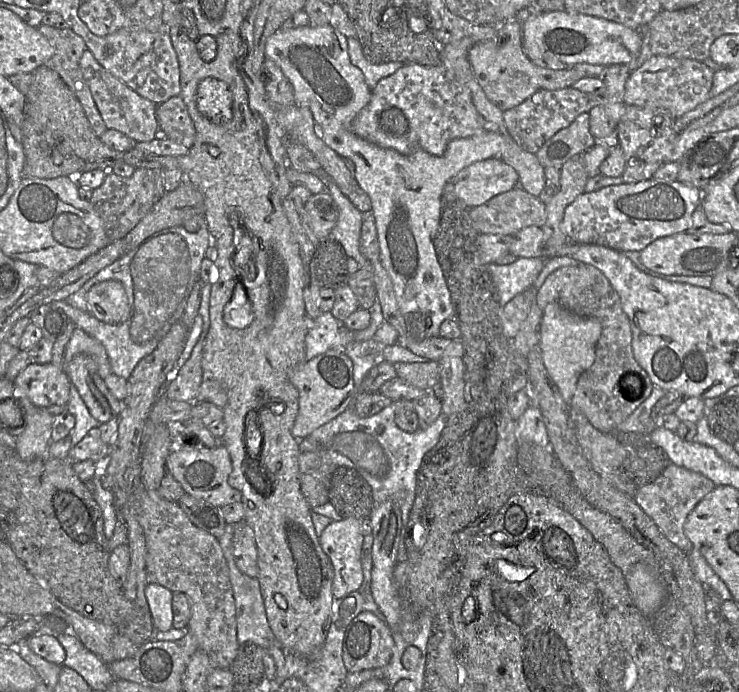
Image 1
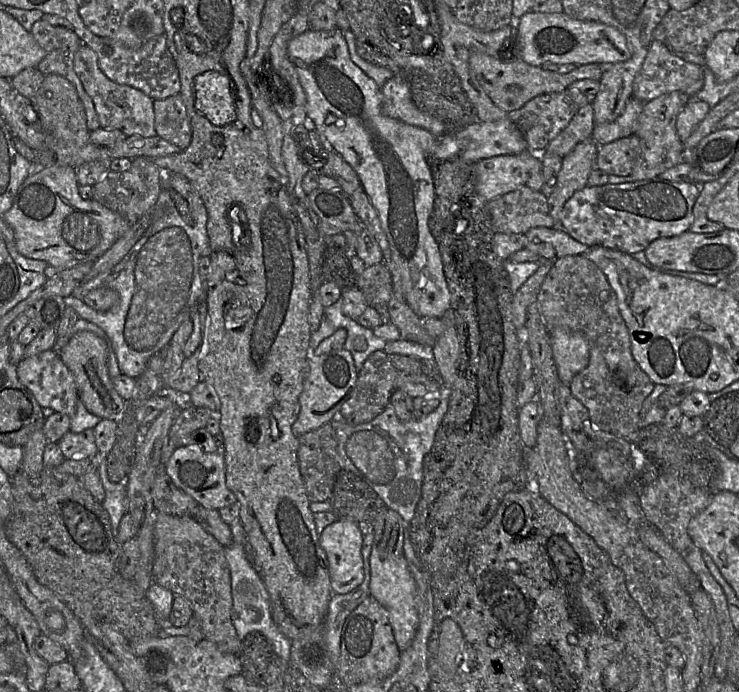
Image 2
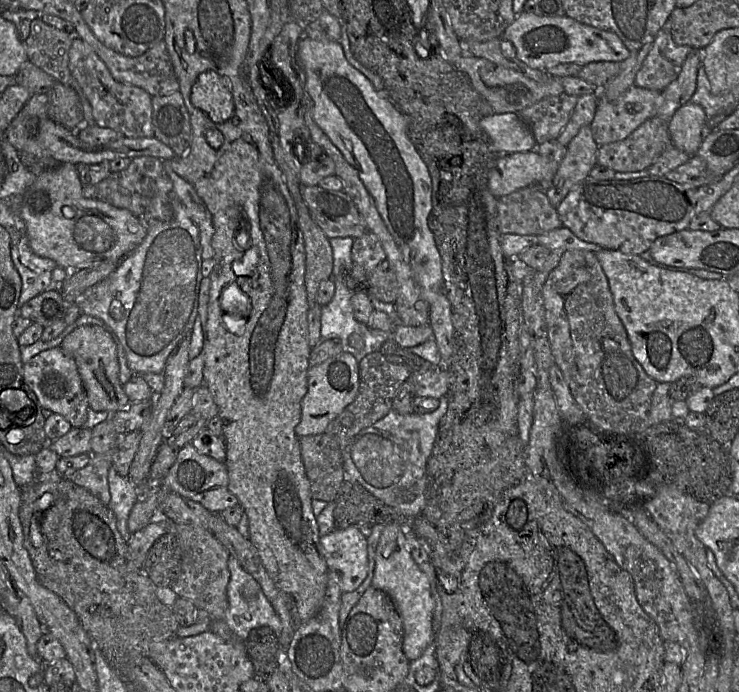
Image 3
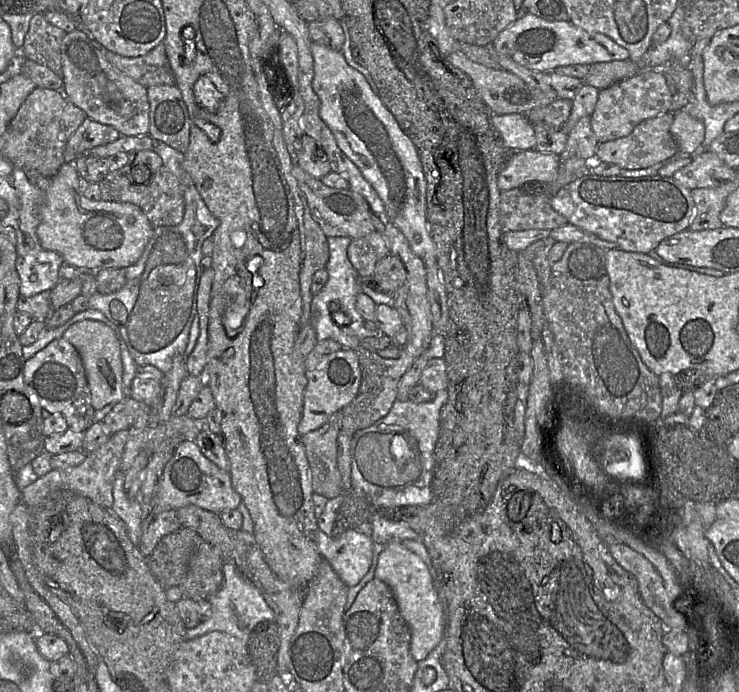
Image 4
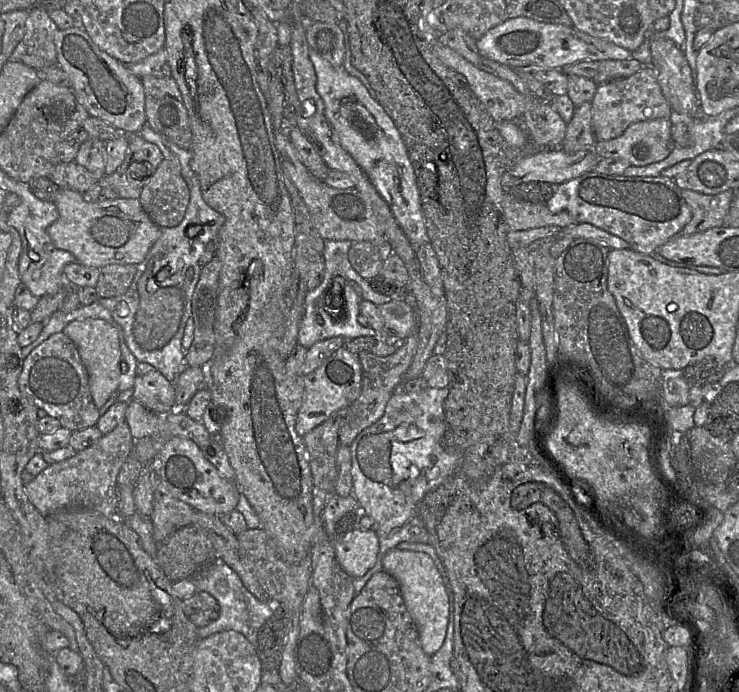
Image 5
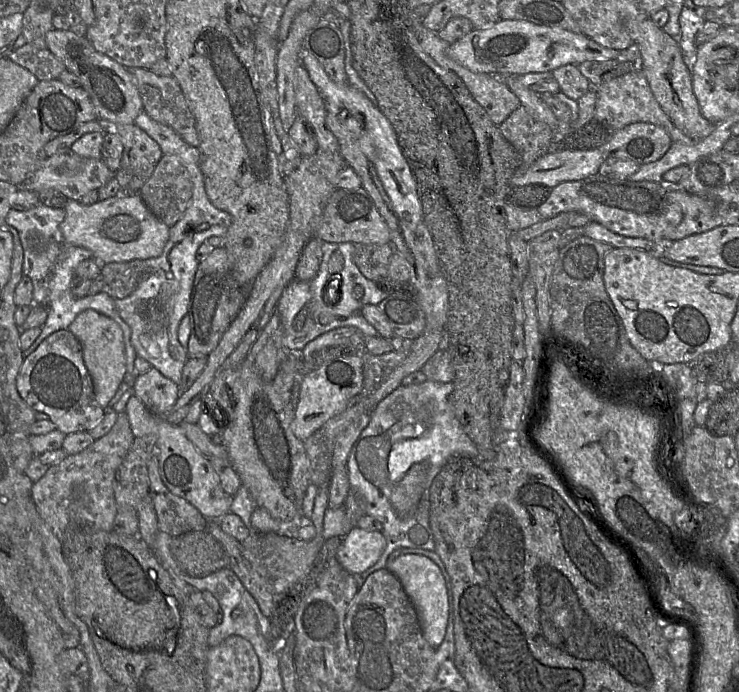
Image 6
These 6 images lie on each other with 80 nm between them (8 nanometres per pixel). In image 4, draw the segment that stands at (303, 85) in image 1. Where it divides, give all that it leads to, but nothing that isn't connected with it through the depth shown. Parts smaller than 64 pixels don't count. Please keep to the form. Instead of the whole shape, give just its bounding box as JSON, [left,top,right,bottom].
[310,42,536,266]

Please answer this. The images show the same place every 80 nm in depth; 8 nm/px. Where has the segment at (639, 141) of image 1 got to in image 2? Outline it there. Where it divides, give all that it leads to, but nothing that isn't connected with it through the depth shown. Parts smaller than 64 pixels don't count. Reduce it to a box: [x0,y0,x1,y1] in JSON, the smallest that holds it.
[633,91,691,180]

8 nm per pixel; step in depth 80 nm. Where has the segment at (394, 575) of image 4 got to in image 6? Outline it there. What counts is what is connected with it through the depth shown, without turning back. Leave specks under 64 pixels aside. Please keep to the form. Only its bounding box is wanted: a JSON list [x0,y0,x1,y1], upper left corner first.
[385,554,449,649]

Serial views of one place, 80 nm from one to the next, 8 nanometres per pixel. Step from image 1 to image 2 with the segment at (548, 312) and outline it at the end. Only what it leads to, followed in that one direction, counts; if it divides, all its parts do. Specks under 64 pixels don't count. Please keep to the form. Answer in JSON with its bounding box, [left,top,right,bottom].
[550,328,588,385]

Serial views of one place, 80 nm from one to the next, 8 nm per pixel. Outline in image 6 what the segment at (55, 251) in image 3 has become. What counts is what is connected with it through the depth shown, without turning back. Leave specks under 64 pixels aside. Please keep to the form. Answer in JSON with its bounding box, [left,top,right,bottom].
[60,193,170,265]

